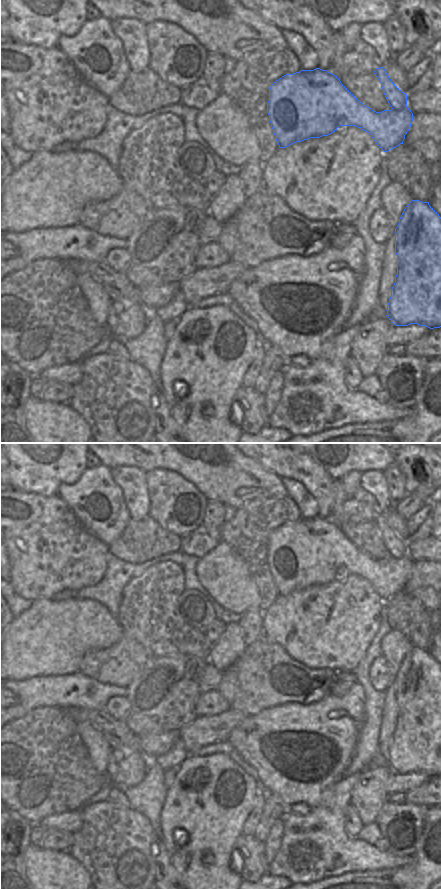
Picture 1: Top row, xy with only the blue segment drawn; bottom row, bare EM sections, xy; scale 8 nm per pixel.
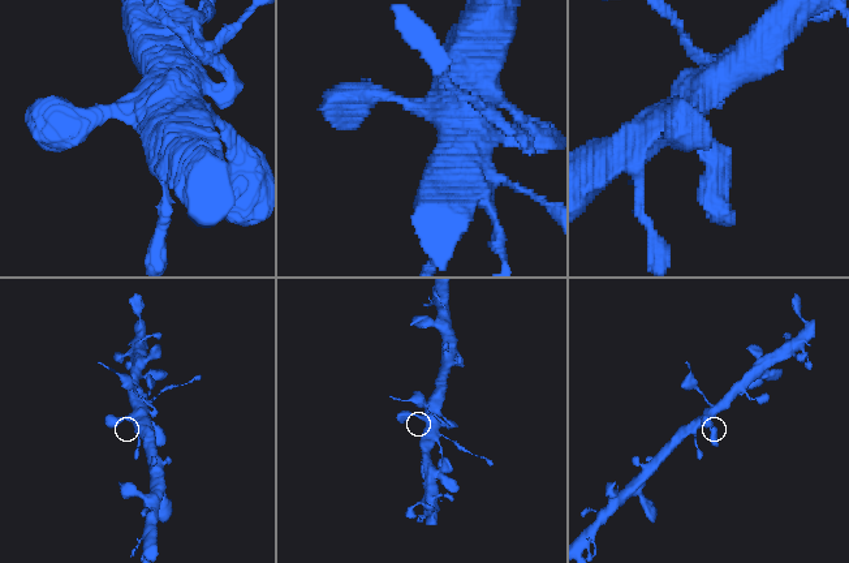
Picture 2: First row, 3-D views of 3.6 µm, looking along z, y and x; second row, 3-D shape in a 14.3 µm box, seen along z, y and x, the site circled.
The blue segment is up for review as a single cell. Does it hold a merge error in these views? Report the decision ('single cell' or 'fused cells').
fused cells

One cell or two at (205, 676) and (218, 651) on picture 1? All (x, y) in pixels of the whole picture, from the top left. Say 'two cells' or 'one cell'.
two cells

